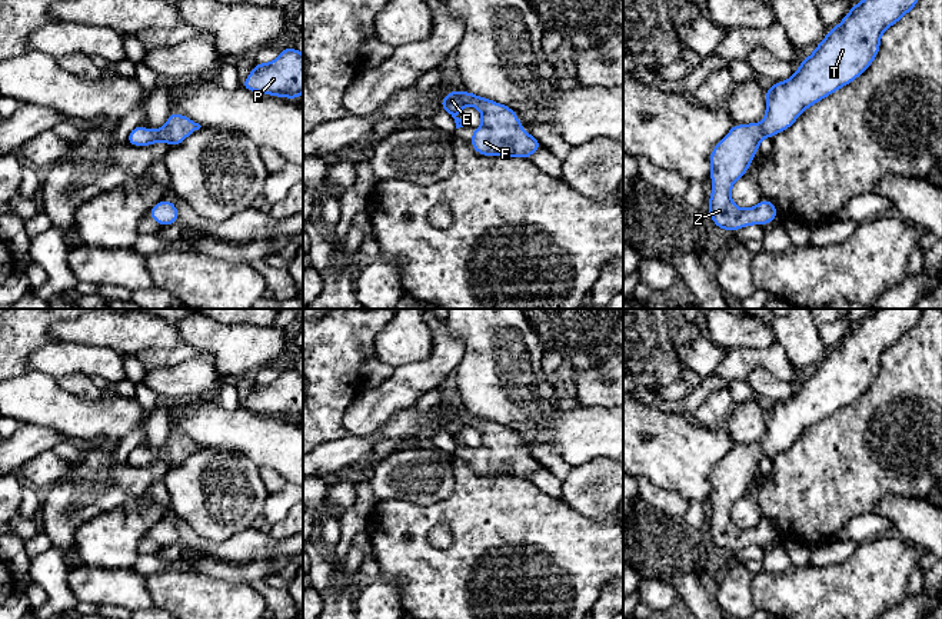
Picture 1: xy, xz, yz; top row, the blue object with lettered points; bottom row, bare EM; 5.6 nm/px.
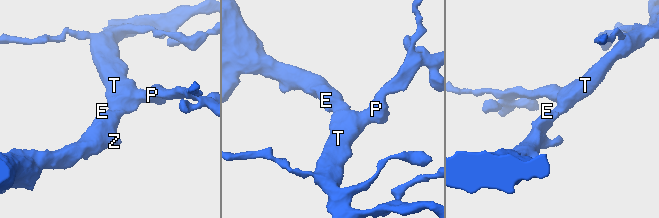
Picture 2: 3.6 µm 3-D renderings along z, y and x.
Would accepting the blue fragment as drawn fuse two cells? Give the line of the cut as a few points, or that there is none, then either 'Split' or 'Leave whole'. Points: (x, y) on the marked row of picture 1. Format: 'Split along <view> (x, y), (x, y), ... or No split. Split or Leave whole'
No split. Leave whole

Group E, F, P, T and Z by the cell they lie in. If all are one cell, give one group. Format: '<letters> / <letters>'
E F P T Z

